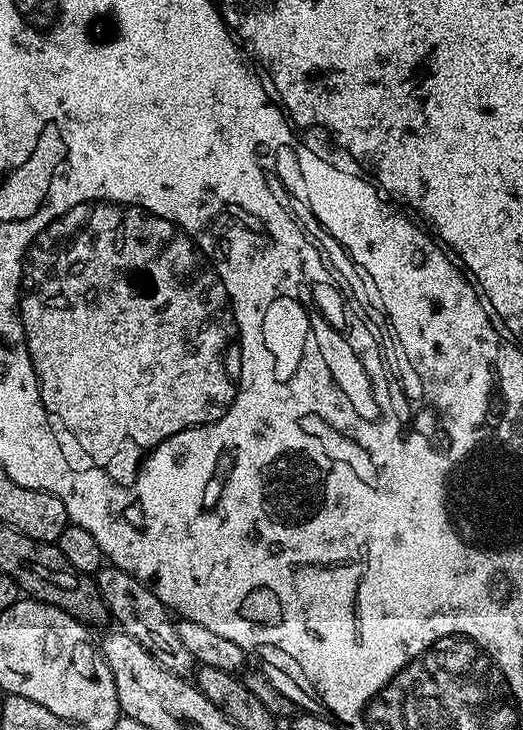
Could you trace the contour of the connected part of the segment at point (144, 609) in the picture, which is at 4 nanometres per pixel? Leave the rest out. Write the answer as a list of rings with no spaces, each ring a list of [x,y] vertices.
[[[111,566],[101,568],[94,579],[102,594],[102,602],[108,608],[108,615],[113,621],[116,619],[115,627],[119,631],[130,634],[130,638],[134,638],[134,642],[154,658],[154,662],[166,666],[166,670],[174,675],[187,677],[193,671],[192,655],[186,646],[182,646],[182,638],[178,638],[173,613],[145,584],[126,574],[126,570]]]

